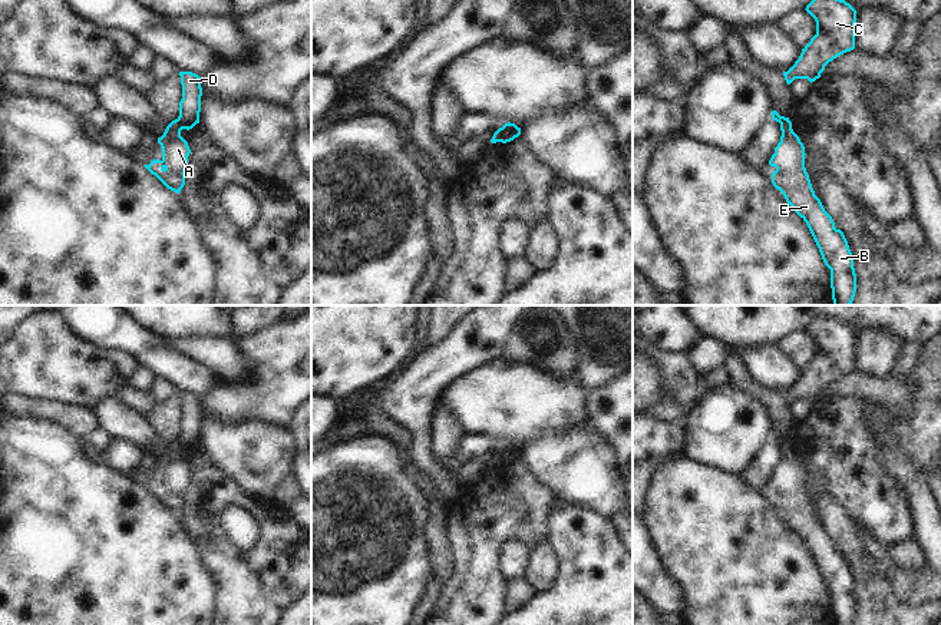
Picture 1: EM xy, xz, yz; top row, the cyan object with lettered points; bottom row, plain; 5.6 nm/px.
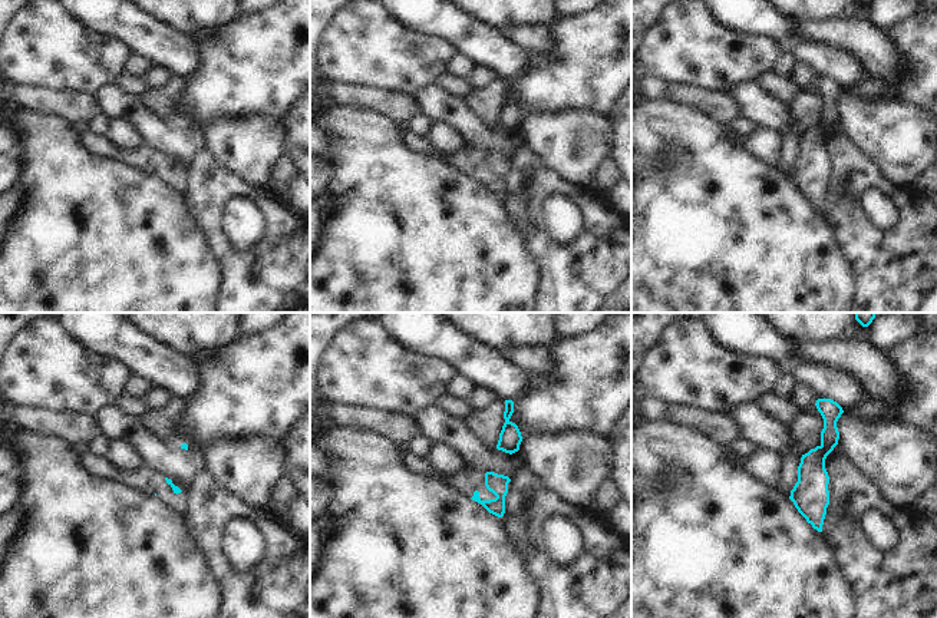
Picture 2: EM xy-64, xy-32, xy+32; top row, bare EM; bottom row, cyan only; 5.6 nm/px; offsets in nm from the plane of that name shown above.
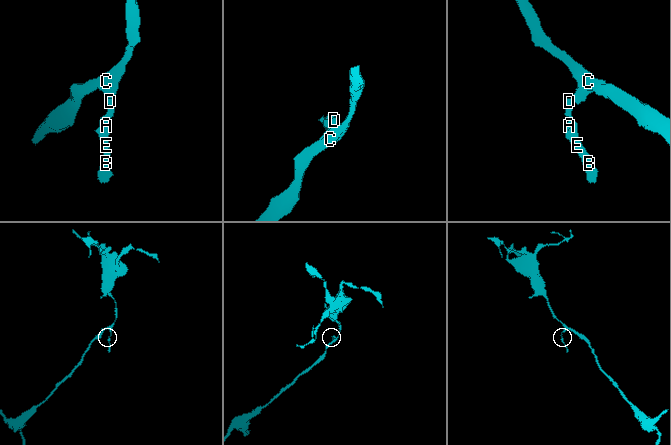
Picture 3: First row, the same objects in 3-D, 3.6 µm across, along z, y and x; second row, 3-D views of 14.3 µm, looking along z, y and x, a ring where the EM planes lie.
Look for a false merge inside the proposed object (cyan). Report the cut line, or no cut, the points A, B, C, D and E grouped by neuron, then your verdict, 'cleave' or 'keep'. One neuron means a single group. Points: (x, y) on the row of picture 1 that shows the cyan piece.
cut xy (177, 119), (182, 128); groups A B E / C D; cleave

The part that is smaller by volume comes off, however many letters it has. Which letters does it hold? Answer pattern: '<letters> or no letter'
A, B, E

